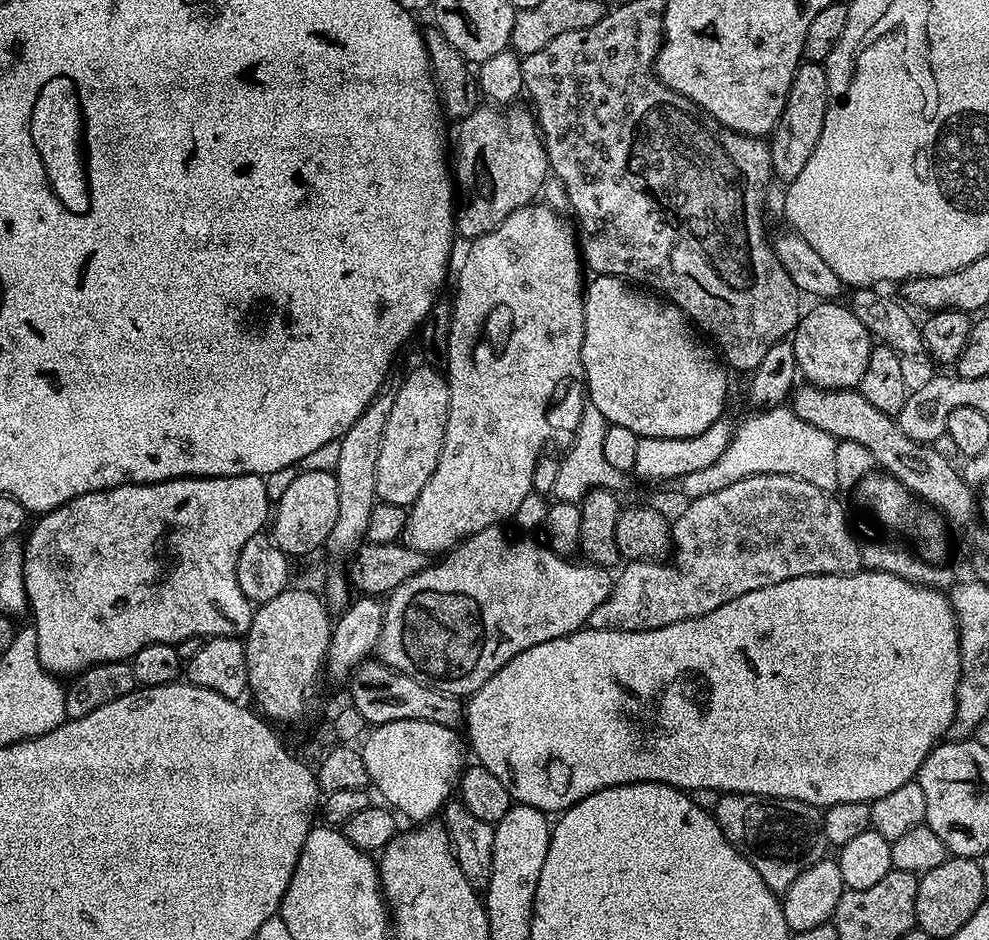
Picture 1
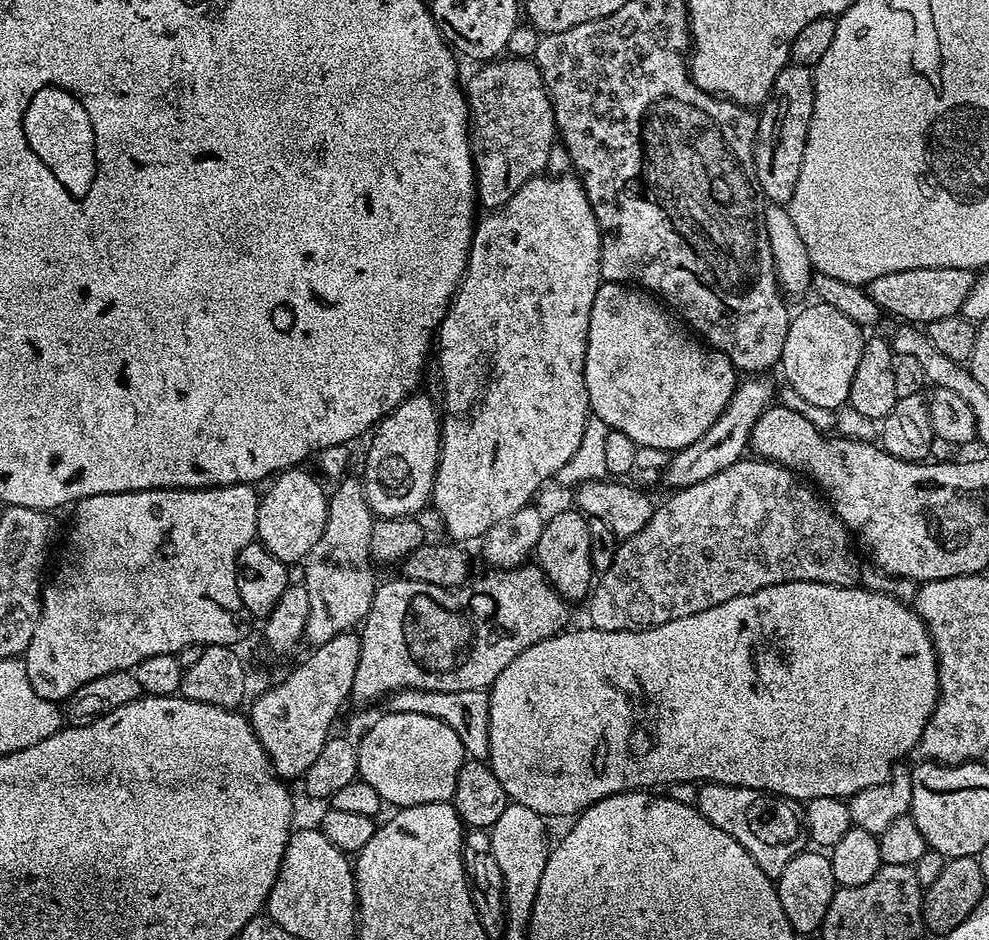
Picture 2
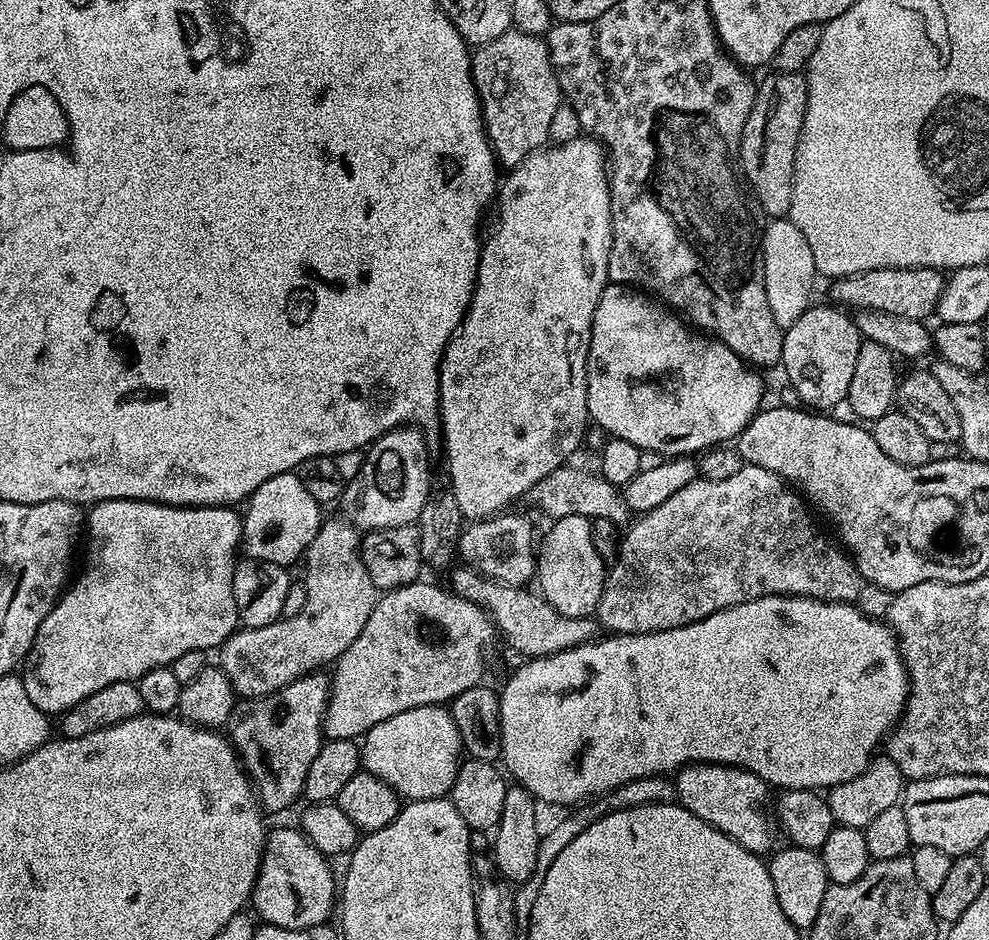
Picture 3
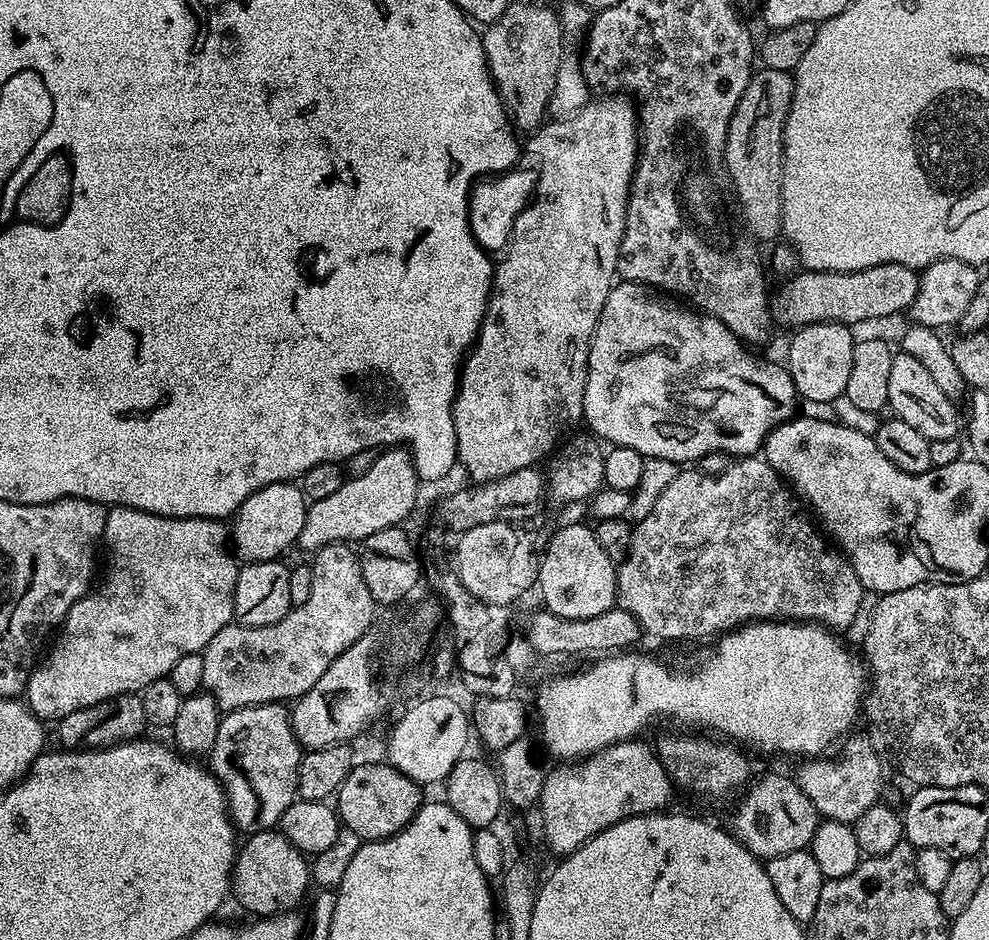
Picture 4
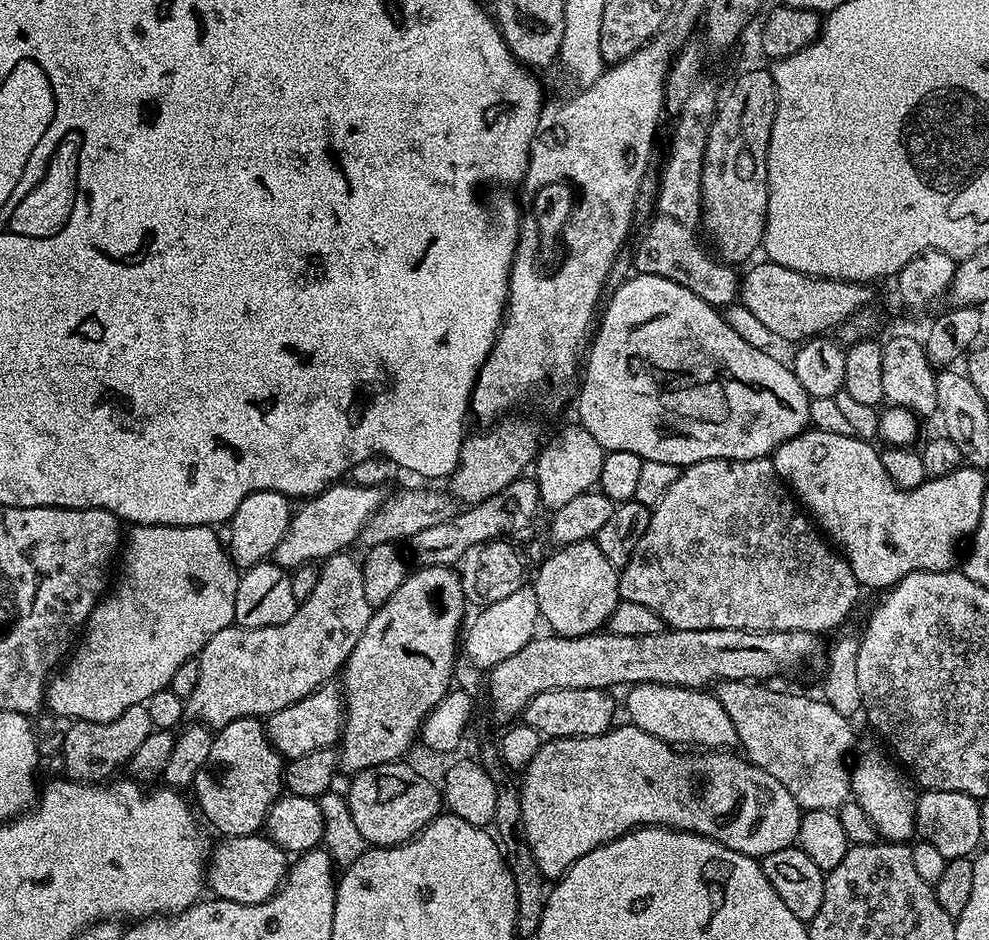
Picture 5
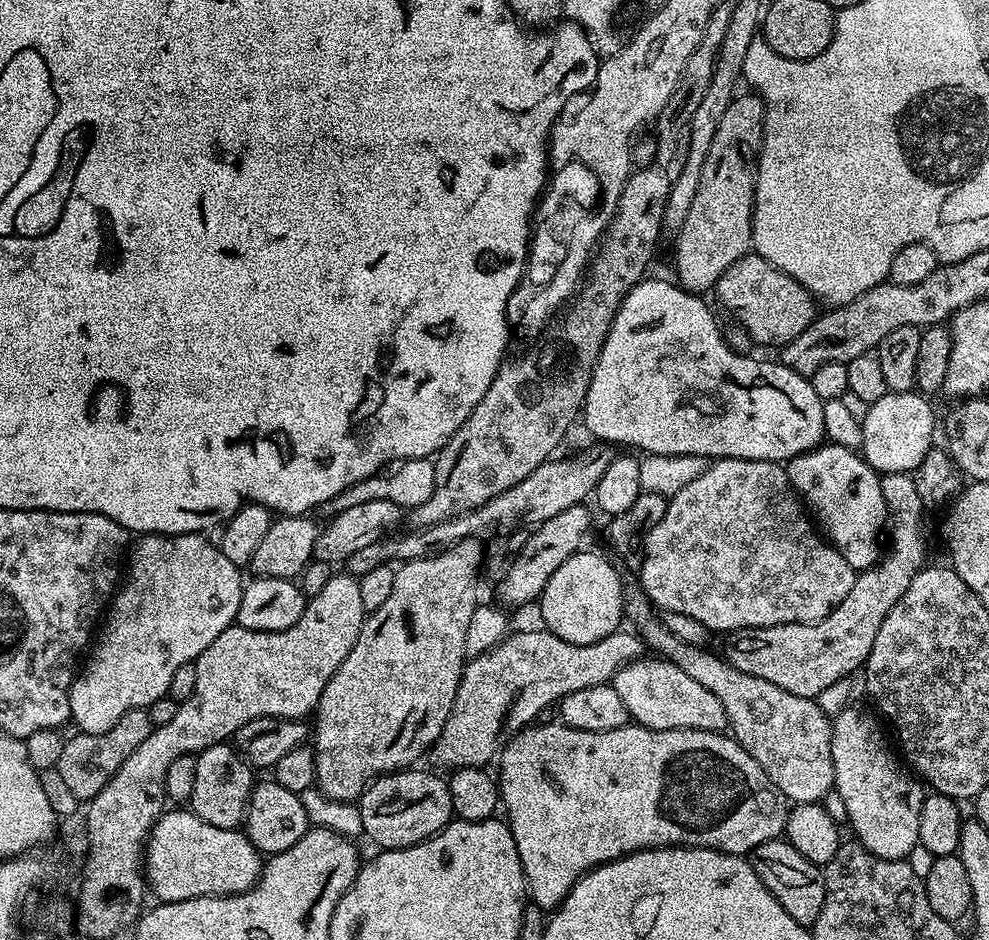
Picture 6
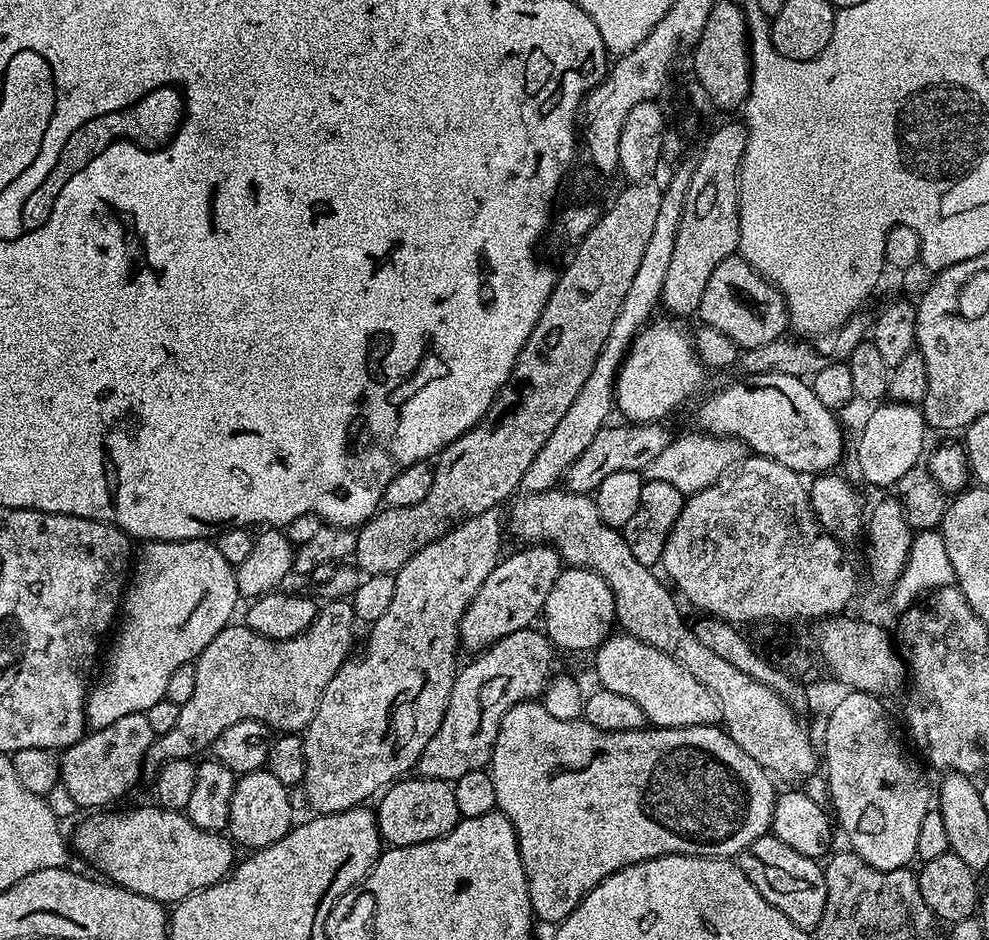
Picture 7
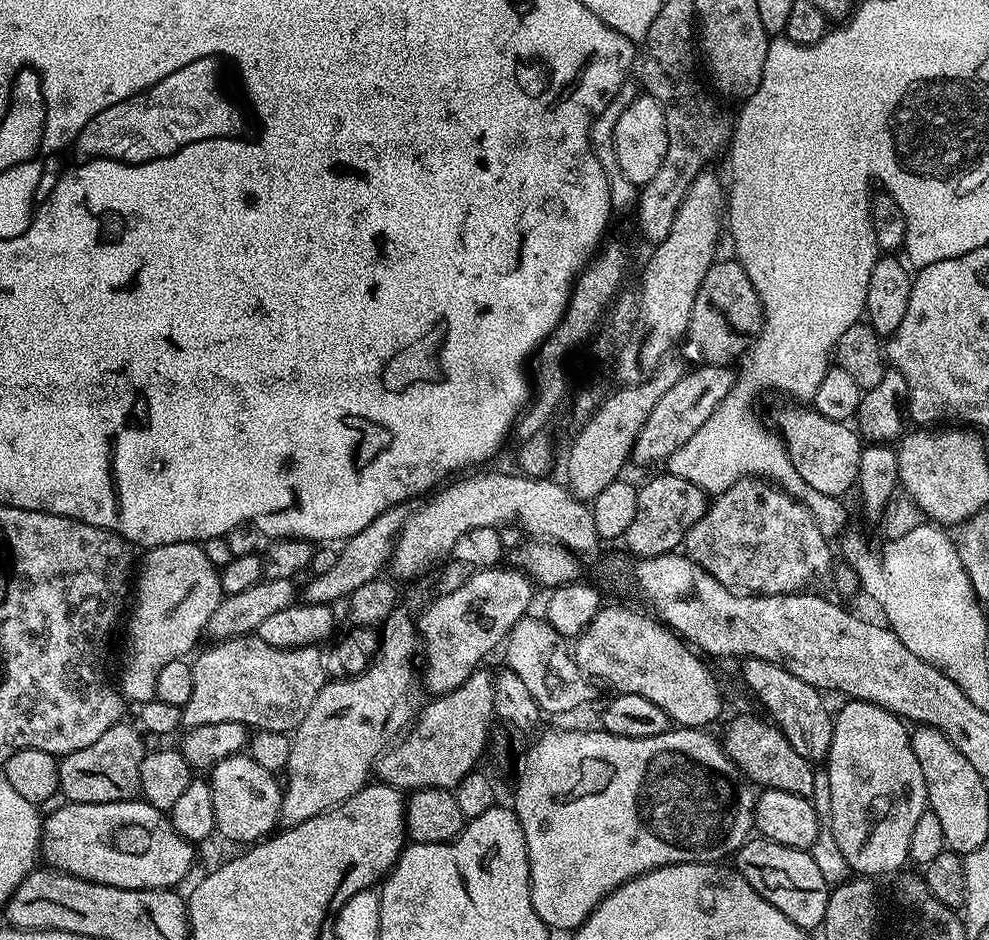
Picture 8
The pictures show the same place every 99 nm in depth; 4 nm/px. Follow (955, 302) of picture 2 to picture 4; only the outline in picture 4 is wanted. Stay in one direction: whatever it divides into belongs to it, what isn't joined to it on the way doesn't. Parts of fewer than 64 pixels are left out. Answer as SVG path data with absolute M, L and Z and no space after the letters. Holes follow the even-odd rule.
M883 264L882 266L870 266L866 270L854 270L853 272L809 272L800 270L791 279L793 280L777 296L776 293L774 296L775 311L778 316L778 311L780 311L780 316L786 323L792 324L791 326L803 326L834 322L835 324L857 326L856 324L862 323L863 320L880 320L883 316L896 316L899 312L907 313L918 294L920 272L901 264Z

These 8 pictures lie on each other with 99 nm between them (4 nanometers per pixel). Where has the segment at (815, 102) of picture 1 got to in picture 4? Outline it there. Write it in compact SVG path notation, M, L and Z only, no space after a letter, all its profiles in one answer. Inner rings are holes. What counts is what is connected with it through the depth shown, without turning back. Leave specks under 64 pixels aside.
M761 67L753 71L746 94L742 94L726 134L724 166L732 180L738 212L742 220L744 215L747 231L760 242L779 237L782 232L784 127L792 101L793 79L793 73L782 70Z

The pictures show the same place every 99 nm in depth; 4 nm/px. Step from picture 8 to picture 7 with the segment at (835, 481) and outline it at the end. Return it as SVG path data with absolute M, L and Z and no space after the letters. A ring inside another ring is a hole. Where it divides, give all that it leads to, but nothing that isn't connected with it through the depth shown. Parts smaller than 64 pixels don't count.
M763 372L739 379L718 389L701 406L699 427L705 433L725 438L738 437L745 449L769 456L801 474L828 474L841 463L846 442L836 421L837 413L822 406L807 379L777 372Z

